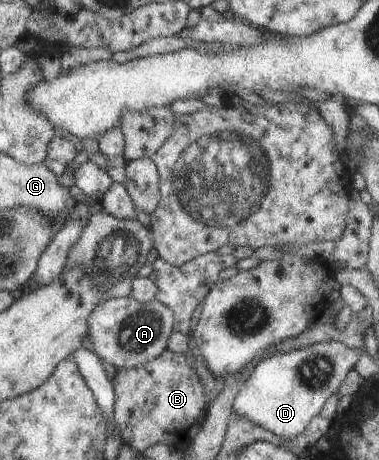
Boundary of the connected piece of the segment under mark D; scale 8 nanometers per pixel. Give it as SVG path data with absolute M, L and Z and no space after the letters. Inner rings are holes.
M338 340L285 354L267 355L254 364L254 369L243 381L233 401L233 413L284 440L296 439L308 429L312 419L320 415L327 399L338 392L359 357L357 351Z

